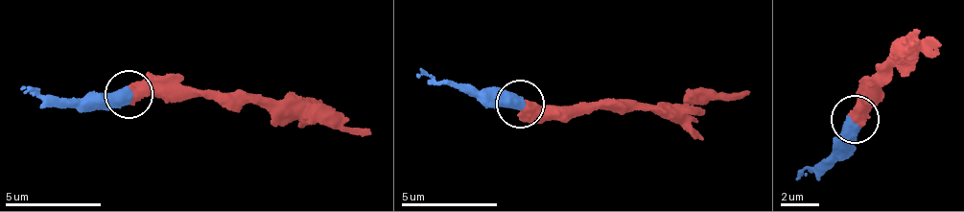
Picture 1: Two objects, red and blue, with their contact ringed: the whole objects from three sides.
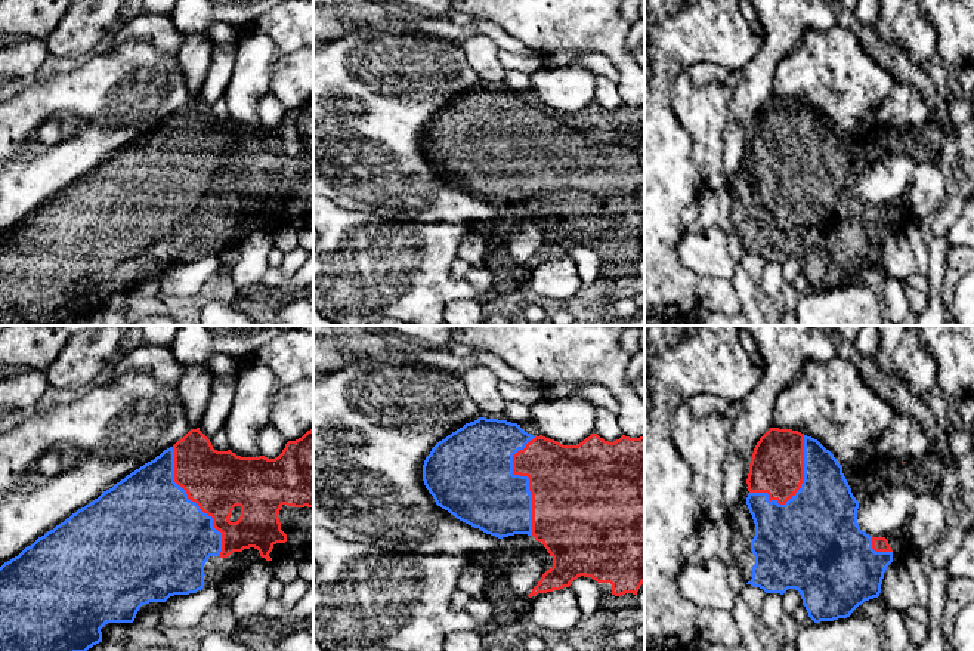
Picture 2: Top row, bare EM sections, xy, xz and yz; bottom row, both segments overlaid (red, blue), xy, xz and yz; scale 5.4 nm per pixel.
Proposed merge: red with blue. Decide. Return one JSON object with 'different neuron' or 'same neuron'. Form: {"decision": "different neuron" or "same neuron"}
{"decision": "same neuron"}

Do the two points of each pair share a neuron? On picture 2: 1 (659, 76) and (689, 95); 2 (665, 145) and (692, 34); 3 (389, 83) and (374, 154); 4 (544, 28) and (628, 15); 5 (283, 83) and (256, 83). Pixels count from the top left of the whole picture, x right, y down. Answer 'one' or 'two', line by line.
1: two
2: one
3: one
4: two
5: two

